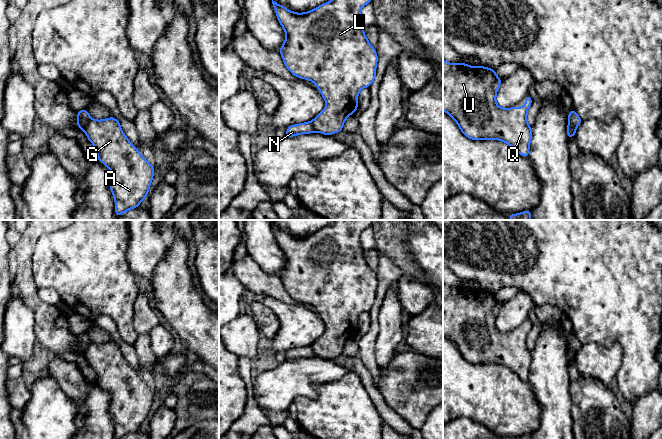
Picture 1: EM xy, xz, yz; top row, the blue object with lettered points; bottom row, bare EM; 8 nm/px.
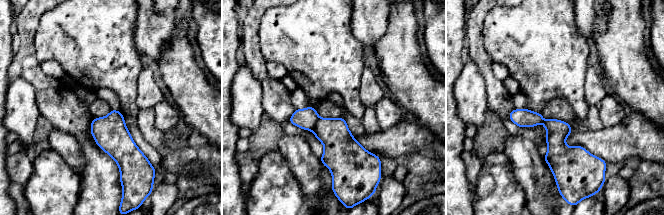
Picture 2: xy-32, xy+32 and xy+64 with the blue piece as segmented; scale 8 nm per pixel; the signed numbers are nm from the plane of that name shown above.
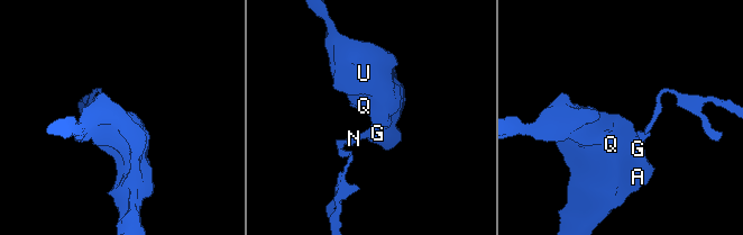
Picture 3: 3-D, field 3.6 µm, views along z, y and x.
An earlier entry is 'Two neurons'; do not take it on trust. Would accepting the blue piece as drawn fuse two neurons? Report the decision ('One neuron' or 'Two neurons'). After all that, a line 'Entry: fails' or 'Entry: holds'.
Two neurons
Entry: holds

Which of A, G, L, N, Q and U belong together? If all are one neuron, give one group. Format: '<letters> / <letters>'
A G L Q U / N

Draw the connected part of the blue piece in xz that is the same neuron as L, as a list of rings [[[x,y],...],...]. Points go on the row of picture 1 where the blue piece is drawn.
[[[272,0],[277,19],[286,33],[279,50],[286,68],[296,77],[315,83],[326,102],[324,110],[311,121],[315,131],[321,134],[331,135],[343,130],[347,117],[357,111],[359,91],[369,87],[376,78],[378,56],[364,34],[360,18],[362,7],[370,2],[372,0],[332,0],[311,11],[295,13]]]

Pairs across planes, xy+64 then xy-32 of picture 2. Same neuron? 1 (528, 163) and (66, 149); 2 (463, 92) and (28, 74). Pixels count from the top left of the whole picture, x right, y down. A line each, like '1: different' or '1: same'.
1: same
2: different

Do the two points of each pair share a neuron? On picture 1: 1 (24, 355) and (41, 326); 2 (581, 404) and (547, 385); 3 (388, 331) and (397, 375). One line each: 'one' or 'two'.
1: two
2: two
3: two

